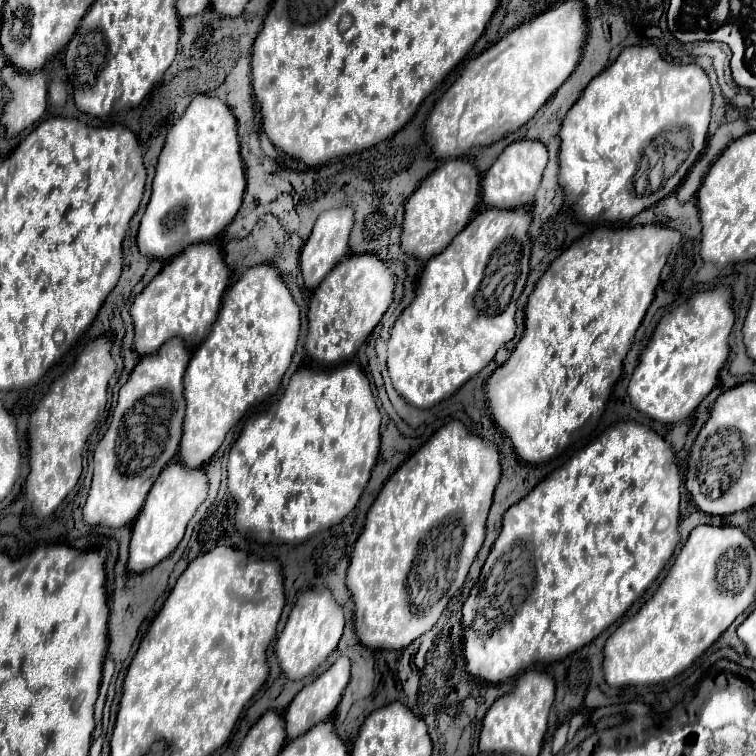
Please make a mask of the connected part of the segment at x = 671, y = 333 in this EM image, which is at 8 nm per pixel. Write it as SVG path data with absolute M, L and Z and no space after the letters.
M715 287L709 291L701 291L675 307L673 311L665 313L657 327L655 333L647 345L647 349L639 357L639 365L633 371L633 377L627 387L627 395L631 399L631 405L645 413L647 417L659 421L659 423L679 423L685 421L697 407L699 403L713 391L719 379L719 371L723 369L727 357L729 357L729 333L733 327L733 309L731 309L733 293L729 287Z

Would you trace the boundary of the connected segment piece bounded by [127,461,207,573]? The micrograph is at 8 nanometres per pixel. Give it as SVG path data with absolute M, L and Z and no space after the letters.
M181 461L169 463L161 477L153 483L153 489L149 491L149 497L139 513L139 517L133 523L133 537L129 545L129 559L127 567L133 573L143 573L157 563L161 563L165 557L171 555L171 551L179 545L179 541L185 535L185 527L195 515L197 507L207 497L207 475L199 469L187 469Z

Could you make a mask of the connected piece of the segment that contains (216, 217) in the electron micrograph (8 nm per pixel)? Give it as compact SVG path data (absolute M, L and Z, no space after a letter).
M197 95L179 121L167 131L165 147L159 155L157 173L153 179L153 193L147 205L147 211L141 219L137 233L137 247L143 255L151 255L157 259L171 259L179 255L185 247L193 243L213 241L237 215L243 203L245 193L245 167L239 151L239 135L237 135L237 119L231 109L215 97Z

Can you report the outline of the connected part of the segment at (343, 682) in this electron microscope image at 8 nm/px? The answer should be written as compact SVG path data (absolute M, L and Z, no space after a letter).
M339 657L325 673L321 673L313 683L305 685L297 695L295 699L291 701L291 705L287 707L285 711L285 729L289 733L289 739L295 739L299 737L301 733L309 731L313 725L317 725L319 721L325 721L333 715L333 711L337 709L339 701L341 701L341 695L349 683L349 671L351 671L351 661L349 657Z

